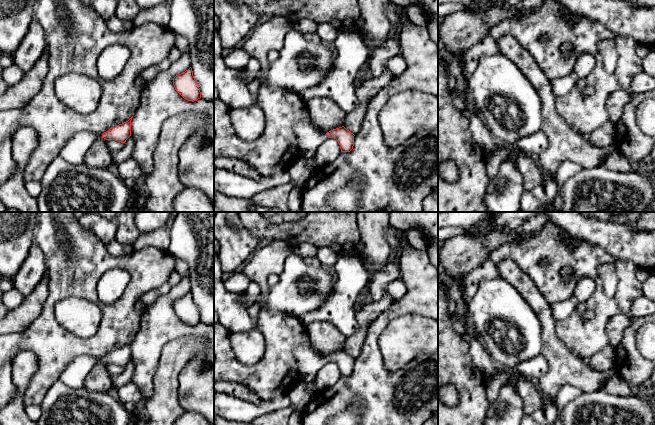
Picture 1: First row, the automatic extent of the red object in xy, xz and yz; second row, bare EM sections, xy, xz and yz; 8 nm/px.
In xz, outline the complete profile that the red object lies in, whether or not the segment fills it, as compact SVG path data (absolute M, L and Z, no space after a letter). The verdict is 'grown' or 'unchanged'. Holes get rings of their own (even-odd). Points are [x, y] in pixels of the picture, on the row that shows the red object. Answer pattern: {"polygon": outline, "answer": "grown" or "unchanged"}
{"polygon": "M301 121L295 125L294 132L298 138L301 156L306 160L314 158L316 149L327 138L336 139L341 152L350 152L354 146L355 135L344 126L322 133L307 121Z", "answer": "grown"}

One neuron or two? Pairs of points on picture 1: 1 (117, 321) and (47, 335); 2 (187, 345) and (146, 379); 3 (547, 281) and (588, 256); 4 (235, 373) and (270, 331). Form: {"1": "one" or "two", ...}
{"1": "one", "2": "two", "3": "one", "4": "one"}

